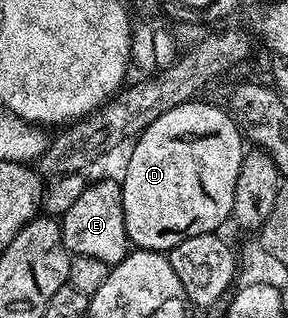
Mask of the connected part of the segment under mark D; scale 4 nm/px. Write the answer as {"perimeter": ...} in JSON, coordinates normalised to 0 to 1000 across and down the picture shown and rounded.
{"perimeter":[[[660,318],[608,343],[580,343],[566,368],[538,368],[483,431],[469,481],[441,519],[434,560],[417,566],[427,632],[427,695],[441,708],[448,761],[493,789],[583,796],[649,745],[736,739],[799,698],[816,632],[816,569],[854,465],[837,462],[844,428],[823,384],[778,333]]]}

